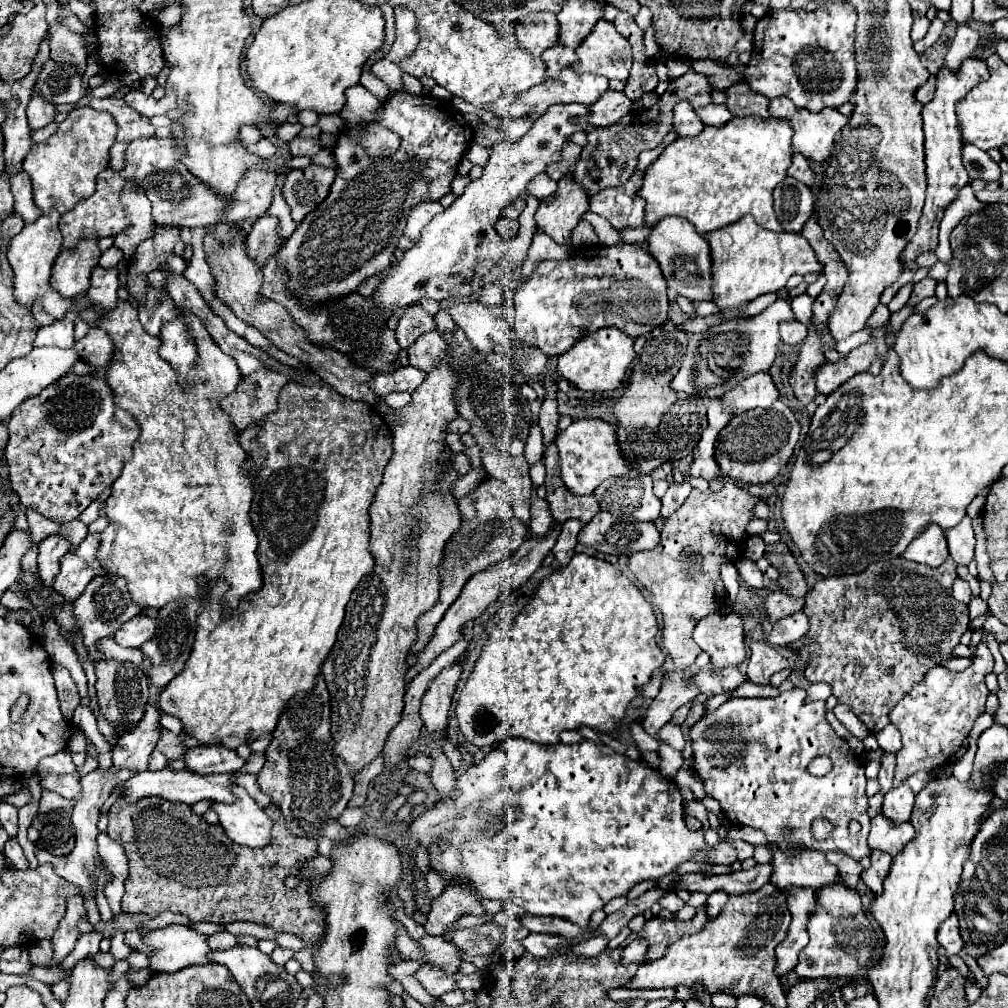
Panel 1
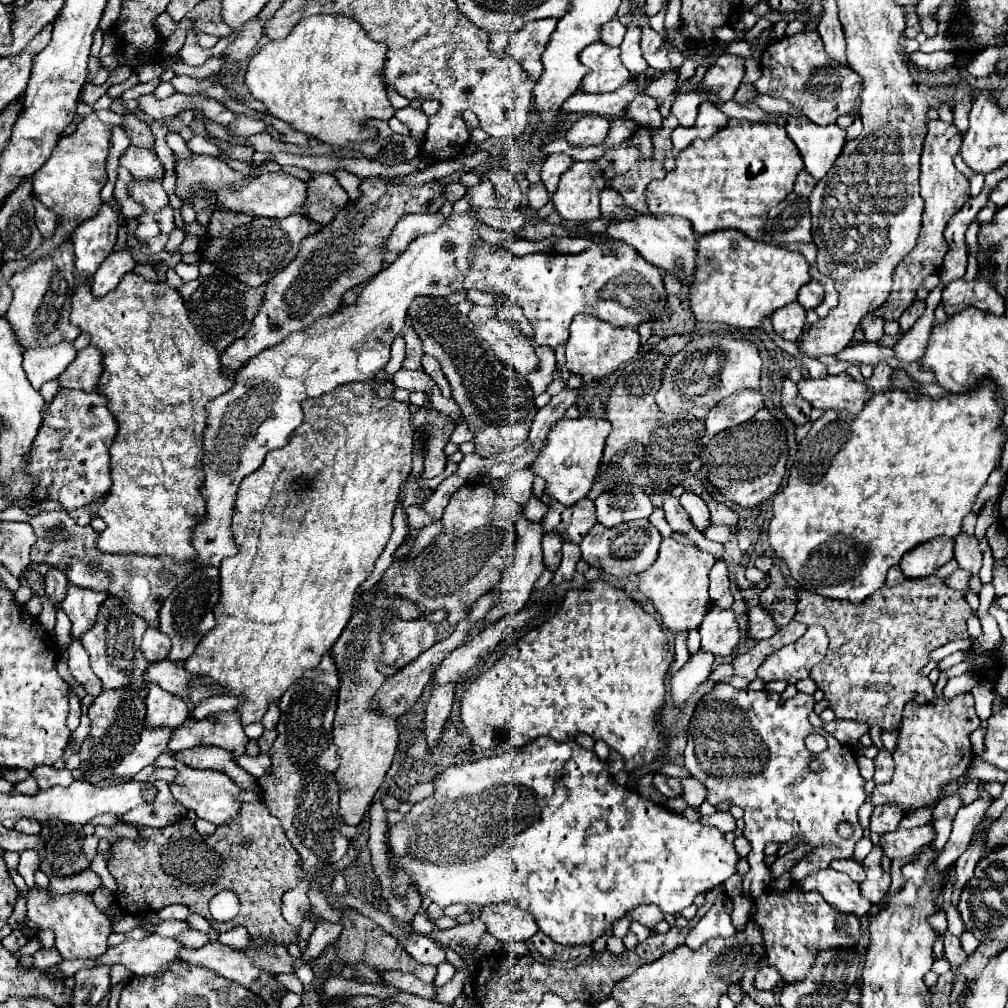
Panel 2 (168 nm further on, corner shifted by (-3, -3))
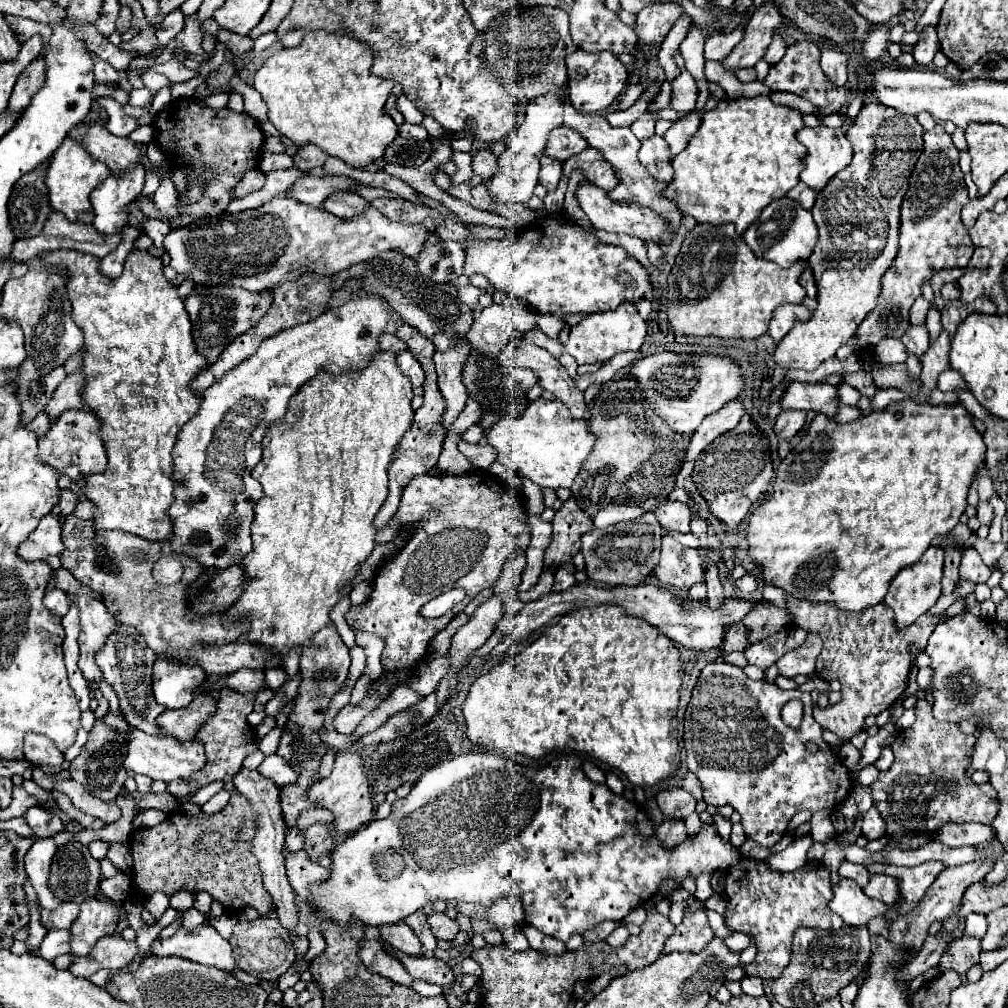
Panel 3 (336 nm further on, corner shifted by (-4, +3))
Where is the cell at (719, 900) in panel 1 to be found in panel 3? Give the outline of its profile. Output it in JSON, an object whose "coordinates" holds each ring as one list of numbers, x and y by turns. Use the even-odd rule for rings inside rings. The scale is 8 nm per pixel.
{"coordinates":[[697,910,693,914,683,916,683,922,675,926,675,932,665,942,661,954,671,954,675,950,689,950,691,954,701,952,711,938,713,930,709,928,707,916,703,910]]}

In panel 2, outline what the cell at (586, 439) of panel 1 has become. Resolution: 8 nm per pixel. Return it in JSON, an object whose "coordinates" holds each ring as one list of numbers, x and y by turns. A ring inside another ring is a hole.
{"coordinates":[[562,418,556,422,556,426,548,434,548,446,542,450,540,458,532,464,534,474,546,480,546,492,552,498,570,506,588,496,598,476,610,430,612,430,610,422,600,418,576,418,576,420]]}

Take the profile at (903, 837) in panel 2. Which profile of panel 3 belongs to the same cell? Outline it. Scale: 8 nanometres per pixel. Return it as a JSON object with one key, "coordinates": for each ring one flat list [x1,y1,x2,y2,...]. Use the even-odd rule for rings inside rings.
{"coordinates":[[945,824,933,836,935,842,947,846,971,846,971,844,985,844,995,838,995,830,985,824]]}

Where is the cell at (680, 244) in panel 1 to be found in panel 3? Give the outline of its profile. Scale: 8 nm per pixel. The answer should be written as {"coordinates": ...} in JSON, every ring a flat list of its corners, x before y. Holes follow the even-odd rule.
{"coordinates":[[581,182,579,188,575,190,575,198,577,198,581,210,587,214,587,218,593,222,593,226,597,230,623,232,629,236,637,236,641,240,653,240,663,246,667,246,671,242,671,236,665,230,665,222,649,208,643,208,639,204,631,204,631,202,613,202,605,190,601,190,599,186,595,186,591,182]]}

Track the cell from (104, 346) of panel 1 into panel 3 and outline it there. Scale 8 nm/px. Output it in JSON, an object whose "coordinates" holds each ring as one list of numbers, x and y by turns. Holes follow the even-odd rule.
{"coordinates":[[73,372,71,376,67,376,57,390,53,392,51,400,45,406,45,414,51,422,55,422,65,410,81,410,83,408,83,396,81,396,81,388,83,388,83,376,81,372]]}

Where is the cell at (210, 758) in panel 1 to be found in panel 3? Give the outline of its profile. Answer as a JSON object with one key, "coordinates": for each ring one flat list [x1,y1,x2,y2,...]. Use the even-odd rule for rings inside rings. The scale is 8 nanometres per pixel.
{"coordinates":[[273,754,273,756,267,756,261,764,261,774,265,778,271,778,279,788,283,786,289,786,289,784,295,784,299,780,299,774,293,772,293,768,287,764,285,758]]}

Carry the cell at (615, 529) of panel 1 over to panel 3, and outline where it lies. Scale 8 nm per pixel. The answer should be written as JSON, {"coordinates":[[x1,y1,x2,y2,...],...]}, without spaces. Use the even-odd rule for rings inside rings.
{"coordinates":[[647,512,637,522,627,522,627,524,641,524,641,536,617,532,615,528,607,528,607,530,595,528,585,536,581,536,581,542,583,542,581,554,585,558,587,578,609,586,639,586,645,582,647,576,651,576,653,568,659,562,663,528,661,524,657,524,657,518,653,516,653,512]]}

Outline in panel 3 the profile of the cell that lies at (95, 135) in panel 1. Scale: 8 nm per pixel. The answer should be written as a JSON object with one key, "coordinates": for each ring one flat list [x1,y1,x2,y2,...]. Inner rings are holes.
{"coordinates":[[63,140,63,144,57,148,57,152,51,158,51,166,47,172,47,184,49,184,49,200,51,206,57,212,63,212,71,222,85,222,91,224,93,222,93,208,89,202,89,194,91,190,103,182,107,176,111,174,111,170,95,160,91,154,87,154,77,142,73,140]]}

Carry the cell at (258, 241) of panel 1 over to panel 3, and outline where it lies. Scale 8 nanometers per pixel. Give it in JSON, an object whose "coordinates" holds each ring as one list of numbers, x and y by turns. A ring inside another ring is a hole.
{"coordinates":[[277,196,259,208,211,216,205,222,199,218,187,226,179,226,165,236,165,250,171,256,169,266,179,274,187,274,199,286,231,284,261,294,273,292,279,284,297,280,305,272,329,276,389,250,417,256,427,238,429,232,425,228,385,220,371,206,361,216,343,220,323,208]]}

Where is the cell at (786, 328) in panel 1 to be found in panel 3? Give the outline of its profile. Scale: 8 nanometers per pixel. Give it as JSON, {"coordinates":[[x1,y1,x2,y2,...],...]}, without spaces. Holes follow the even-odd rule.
{"coordinates":[[783,304,773,314,773,320,769,324,769,336,775,342,783,340,783,336,793,328,795,322,799,322,799,320,805,322,805,320,809,320,809,316,811,316,811,310,807,310,803,304,799,304,799,306,795,306,795,304,789,304,789,306]]}

